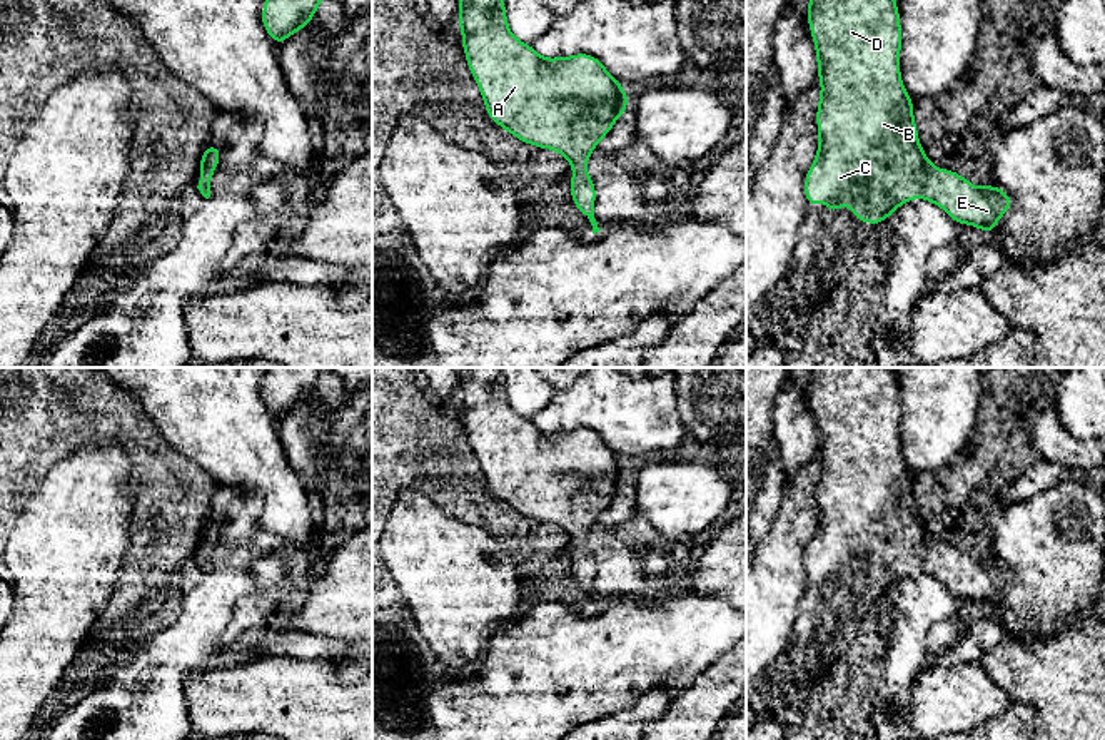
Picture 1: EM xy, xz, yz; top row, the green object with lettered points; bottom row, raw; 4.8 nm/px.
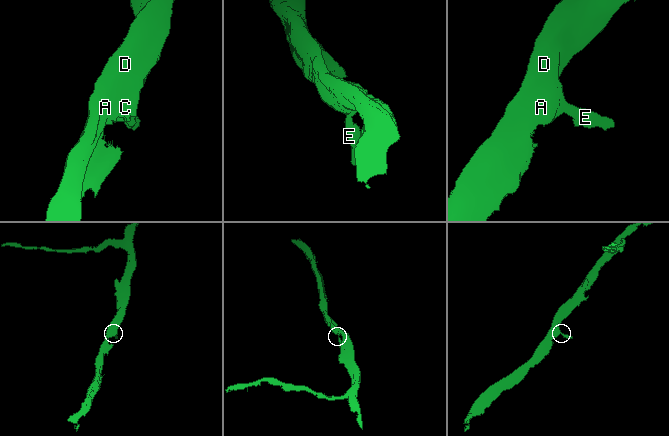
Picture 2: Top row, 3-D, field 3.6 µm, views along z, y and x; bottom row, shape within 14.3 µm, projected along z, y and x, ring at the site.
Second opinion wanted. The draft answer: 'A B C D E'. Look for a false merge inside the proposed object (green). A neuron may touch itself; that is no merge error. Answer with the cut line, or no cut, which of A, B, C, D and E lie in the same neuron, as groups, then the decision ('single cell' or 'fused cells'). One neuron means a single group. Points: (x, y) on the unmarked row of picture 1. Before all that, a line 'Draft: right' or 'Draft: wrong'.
Draft: right
no cut | A B C D E | single cell

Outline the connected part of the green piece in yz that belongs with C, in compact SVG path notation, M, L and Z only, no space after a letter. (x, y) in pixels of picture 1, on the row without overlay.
M811 367L806 389L810 406L815 414L818 453L821 456L821 469L816 486L816 498L820 508L818 528L815 531L815 536L808 543L805 553L805 570L808 583L811 583L816 576L826 576L830 580L826 586L836 590L836 583L848 578L856 595L866 595L876 601L880 596L890 591L901 578L910 576L920 570L921 573L941 581L956 598L970 598L985 605L986 610L990 610L991 605L997 601L1000 591L1013 580L1013 573L993 558L990 558L986 563L983 563L981 560L975 561L968 556L968 553L958 550L955 545L936 543L926 533L925 525L920 520L918 504L913 493L913 474L908 471L900 449L901 401L895 371L891 367Z

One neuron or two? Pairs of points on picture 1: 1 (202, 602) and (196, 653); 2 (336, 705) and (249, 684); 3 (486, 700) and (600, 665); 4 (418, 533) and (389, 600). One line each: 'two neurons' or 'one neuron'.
1: one neuron
2: one neuron
3: one neuron
4: two neurons

